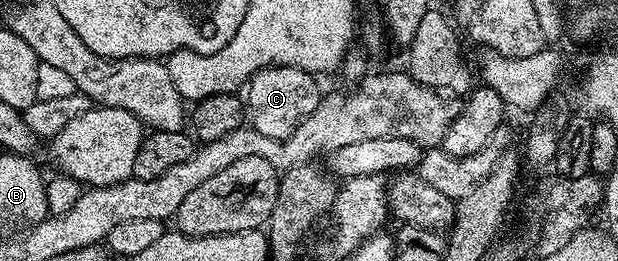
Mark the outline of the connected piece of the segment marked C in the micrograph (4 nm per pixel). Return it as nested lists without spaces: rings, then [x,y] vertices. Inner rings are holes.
[[[263,67],[245,87],[245,115],[251,130],[270,139],[287,139],[317,109],[320,81],[314,74],[295,67]]]

